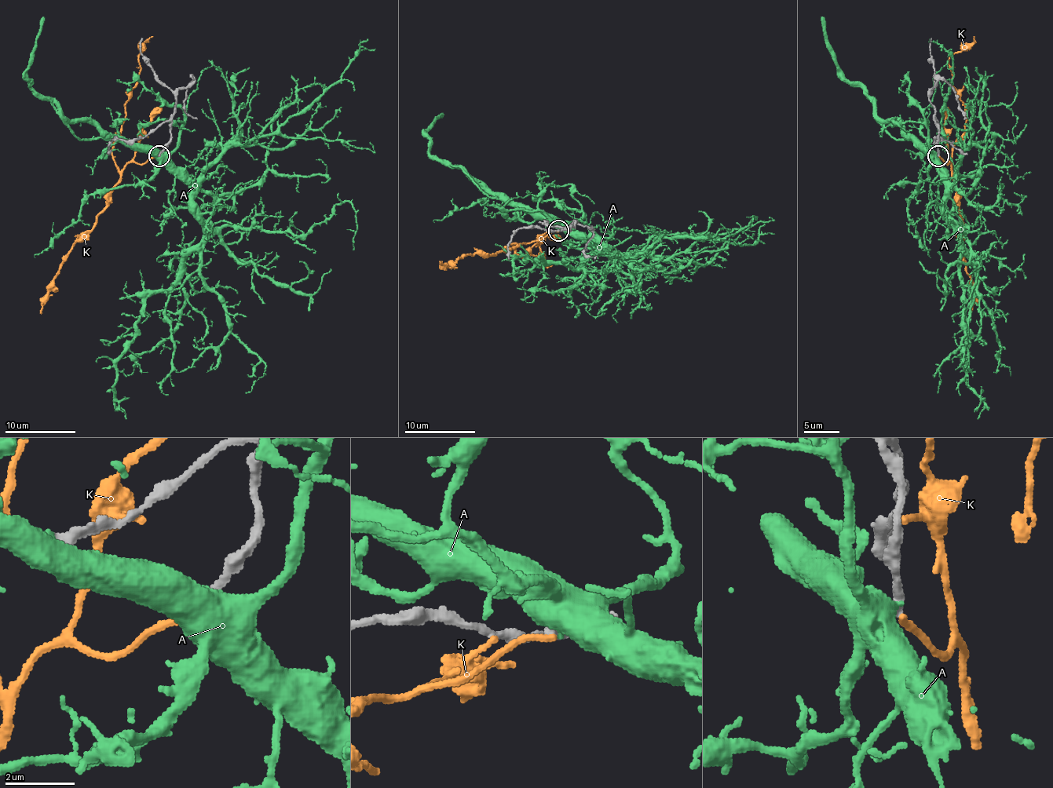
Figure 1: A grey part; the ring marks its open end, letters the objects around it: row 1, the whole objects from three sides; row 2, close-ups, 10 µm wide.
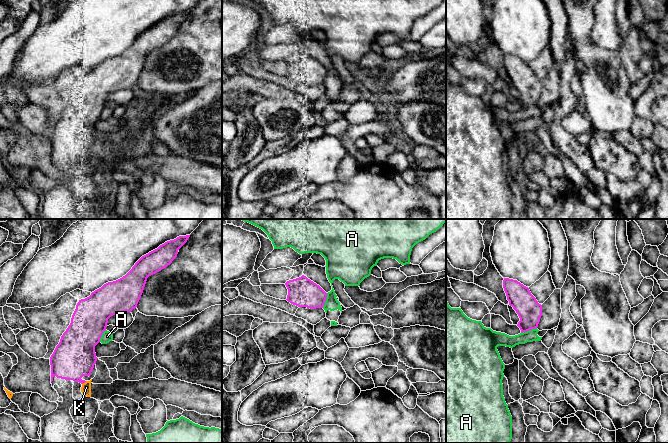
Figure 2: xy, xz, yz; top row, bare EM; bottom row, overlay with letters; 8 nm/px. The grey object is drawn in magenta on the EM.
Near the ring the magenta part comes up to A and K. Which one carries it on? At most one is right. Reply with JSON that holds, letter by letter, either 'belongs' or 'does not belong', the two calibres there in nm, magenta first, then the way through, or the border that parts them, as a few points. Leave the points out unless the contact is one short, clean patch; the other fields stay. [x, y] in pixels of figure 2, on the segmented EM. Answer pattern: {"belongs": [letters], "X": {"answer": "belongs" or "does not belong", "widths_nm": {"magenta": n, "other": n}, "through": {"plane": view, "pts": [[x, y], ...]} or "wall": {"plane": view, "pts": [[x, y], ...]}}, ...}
{"belongs": [], "A": {"answer": "does not belong", "widths_nm": {"magenta": 190, "other": 110}, "wall": {"plane": "yz", "pts": [[536, 327], [521, 333]]}}, "K": {"answer": "does not belong", "widths_nm": {"magenta": 340, "other": 80}}}

